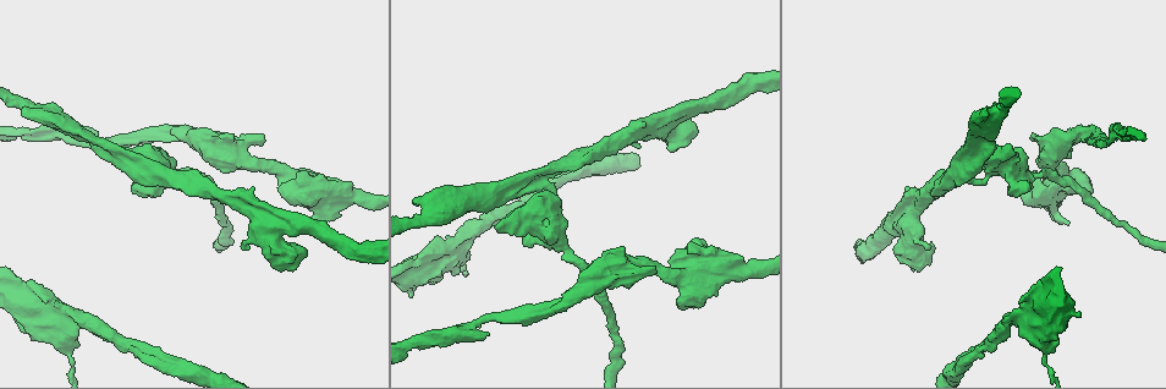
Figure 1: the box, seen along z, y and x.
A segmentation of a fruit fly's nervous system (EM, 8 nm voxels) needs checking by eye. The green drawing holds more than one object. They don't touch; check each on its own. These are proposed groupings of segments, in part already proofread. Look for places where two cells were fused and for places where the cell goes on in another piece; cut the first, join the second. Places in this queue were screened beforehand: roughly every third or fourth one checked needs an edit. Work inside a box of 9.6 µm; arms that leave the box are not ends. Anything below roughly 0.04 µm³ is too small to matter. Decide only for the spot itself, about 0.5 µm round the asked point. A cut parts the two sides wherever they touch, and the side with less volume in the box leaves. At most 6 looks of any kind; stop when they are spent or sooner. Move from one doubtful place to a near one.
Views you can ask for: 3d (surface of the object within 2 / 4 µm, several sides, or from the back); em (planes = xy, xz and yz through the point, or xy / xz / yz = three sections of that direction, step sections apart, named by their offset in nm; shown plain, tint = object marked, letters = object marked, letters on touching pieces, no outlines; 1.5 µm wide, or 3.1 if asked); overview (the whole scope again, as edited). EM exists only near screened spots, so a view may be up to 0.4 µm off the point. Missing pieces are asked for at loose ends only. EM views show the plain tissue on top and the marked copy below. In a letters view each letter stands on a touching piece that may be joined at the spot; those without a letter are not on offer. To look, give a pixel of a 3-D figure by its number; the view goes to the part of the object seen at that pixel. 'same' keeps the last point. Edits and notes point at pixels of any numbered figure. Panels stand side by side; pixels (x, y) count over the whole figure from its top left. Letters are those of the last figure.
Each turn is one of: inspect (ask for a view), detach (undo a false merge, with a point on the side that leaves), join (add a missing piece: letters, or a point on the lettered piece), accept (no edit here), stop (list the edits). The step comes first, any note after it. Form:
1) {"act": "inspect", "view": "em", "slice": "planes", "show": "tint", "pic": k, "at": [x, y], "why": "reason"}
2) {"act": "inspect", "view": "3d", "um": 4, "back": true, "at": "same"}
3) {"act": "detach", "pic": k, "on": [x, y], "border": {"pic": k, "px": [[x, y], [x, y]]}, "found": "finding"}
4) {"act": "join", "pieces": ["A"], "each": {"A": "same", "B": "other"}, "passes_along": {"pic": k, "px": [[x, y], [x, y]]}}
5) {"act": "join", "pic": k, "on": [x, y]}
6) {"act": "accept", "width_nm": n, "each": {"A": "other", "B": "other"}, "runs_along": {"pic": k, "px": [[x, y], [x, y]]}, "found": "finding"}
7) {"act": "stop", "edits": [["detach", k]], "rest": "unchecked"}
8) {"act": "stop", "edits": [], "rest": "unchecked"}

{"act": "inspect", "view": "em", "slice": "xy", "step": 8, "show": "letters", "pic": 1, "at": [961, 179], "why": "sharp bend"}

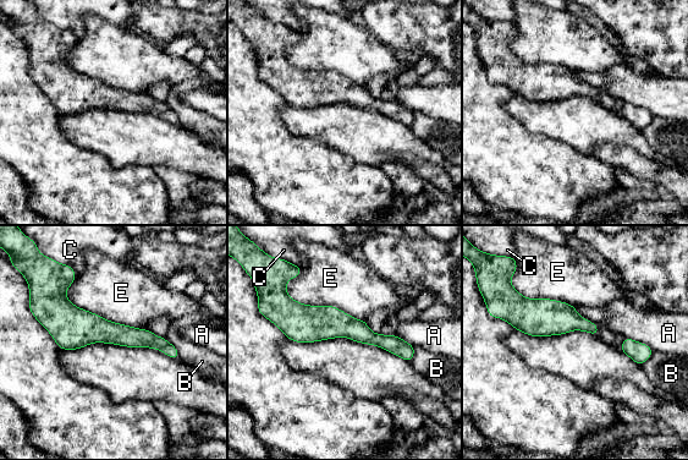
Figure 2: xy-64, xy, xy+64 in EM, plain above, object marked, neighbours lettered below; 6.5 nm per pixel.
{"act": "accept", "each": {"A": "other", "B": "other", "C": "other", "E": "other"}, "border": {"pic": 2, "px": [[65, 290], [76, 306], [147, 329]]}, "found": "all the same cell"}

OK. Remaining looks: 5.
{"act": "inspect", "view": "em", "slice": "planes", "show": "tint", "pic": 1, "at": [495, 227], "why": "stops while still wide"}

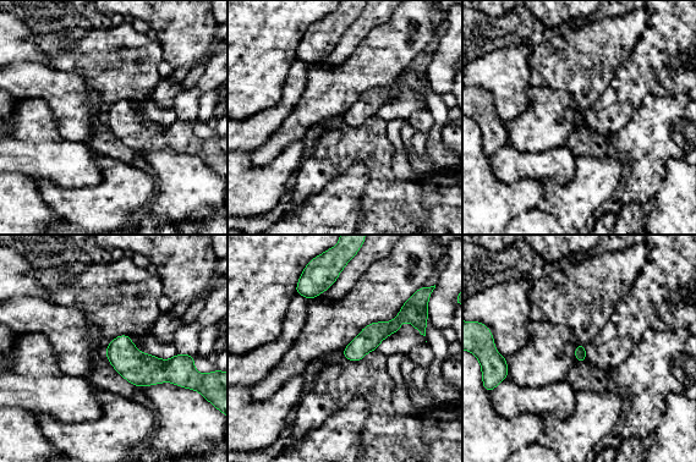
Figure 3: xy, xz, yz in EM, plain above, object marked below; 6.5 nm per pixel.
{"act": "inspect", "view": "em", "slice": "planes", "show": "letters", "at": "same", "why": "what lies round it"}

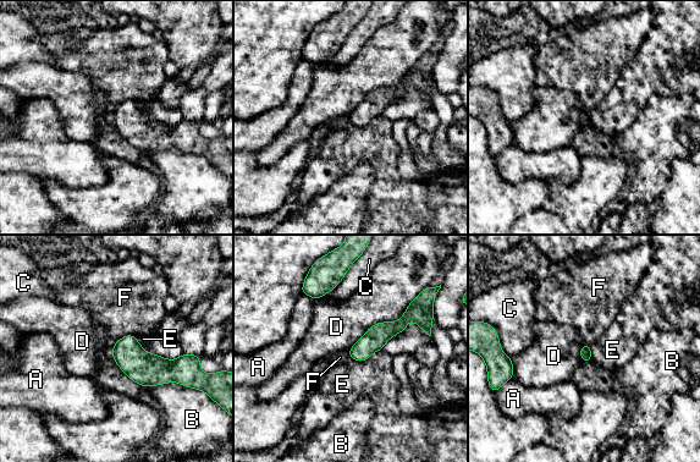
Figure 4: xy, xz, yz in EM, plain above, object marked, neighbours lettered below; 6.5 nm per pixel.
{"act": "accept", "longest_contact_nm": ["D", 360], "each": {"A": "other", "B": "other", "C": "other", "D": "other", "E": "other", "F": "other"}, "found": "no lettered piece goes on from it"}

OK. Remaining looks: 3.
{"act": "inspect", "view": "em", "slice": "planes", "show": "letters", "pic": 1, "at": [264, 137], "why": "an open end"}

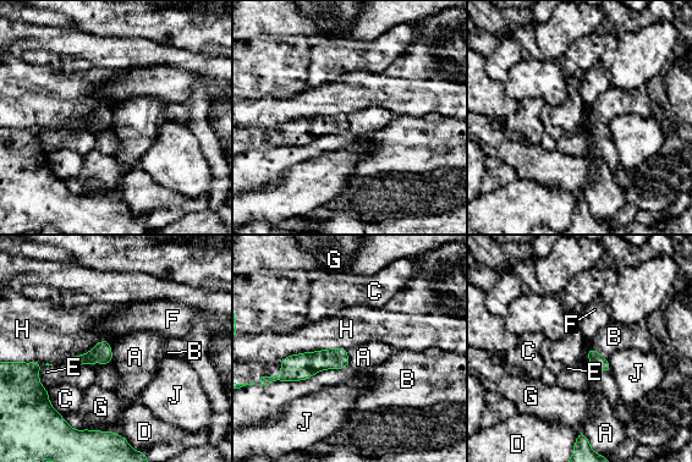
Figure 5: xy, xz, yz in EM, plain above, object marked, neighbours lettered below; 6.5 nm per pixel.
{"act": "accept", "each": {"A": "other", "B": "other", "C": "other", "D": "other", "E": "other", "F": "other", "G": "other", "H": "other", "J": "other"}, "border": {"pic": 5, "px": [[589, 347], [587, 358], [596, 368]]}, "found": "no lettered piece goes on from it"}

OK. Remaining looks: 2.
{"act": "stop", "edits": [], "rest": "unchecked"}

